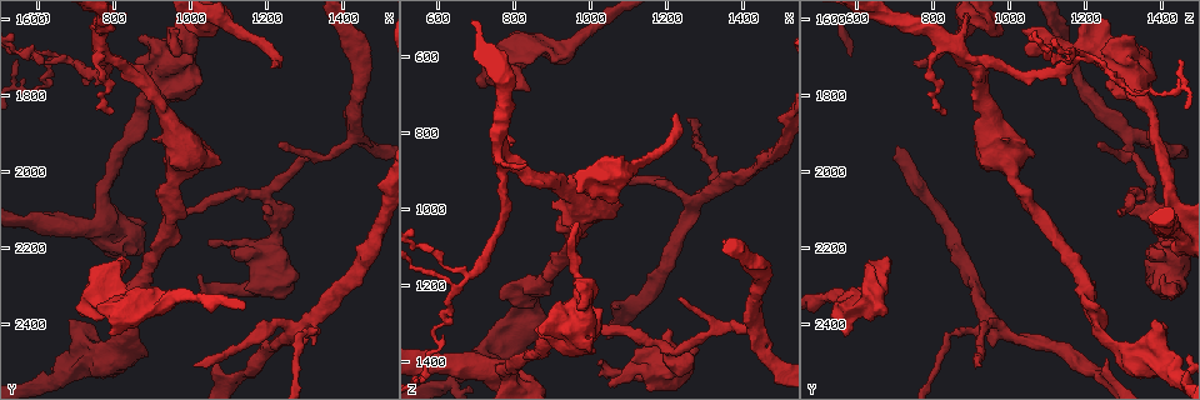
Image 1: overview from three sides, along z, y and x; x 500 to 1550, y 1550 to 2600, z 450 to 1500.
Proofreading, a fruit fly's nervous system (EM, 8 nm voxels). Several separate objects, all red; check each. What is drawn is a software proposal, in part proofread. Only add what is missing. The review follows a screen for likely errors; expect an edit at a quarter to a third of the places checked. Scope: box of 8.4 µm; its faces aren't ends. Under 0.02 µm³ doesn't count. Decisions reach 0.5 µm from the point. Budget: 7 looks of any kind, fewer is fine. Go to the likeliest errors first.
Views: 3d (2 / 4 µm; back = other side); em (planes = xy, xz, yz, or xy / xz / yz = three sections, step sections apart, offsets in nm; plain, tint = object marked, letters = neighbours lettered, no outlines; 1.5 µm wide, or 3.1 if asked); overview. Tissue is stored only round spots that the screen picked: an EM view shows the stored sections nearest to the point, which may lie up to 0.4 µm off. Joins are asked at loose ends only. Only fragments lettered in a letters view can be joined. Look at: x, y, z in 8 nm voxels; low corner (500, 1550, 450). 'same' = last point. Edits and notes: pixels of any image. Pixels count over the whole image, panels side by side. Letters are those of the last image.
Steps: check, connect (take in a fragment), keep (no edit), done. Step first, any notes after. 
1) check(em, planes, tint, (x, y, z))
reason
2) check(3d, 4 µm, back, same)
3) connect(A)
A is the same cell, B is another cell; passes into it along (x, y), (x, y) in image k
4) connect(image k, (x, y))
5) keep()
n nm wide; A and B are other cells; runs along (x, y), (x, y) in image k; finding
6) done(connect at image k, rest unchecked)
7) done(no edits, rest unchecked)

check(em, yz, step 4, letters, (1230, 1720, 750))
an open end

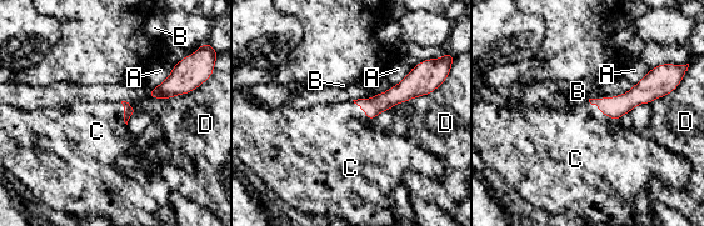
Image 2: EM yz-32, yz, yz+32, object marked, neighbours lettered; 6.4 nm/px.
connect(C)
C is the same cell, A, B and D are other cells; passes into it along (615, 106), (602, 114), (580, 146) in image 2; the neuron continues

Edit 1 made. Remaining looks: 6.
check(3d, 2 µm, (1015, 2510, 925))
tapers out

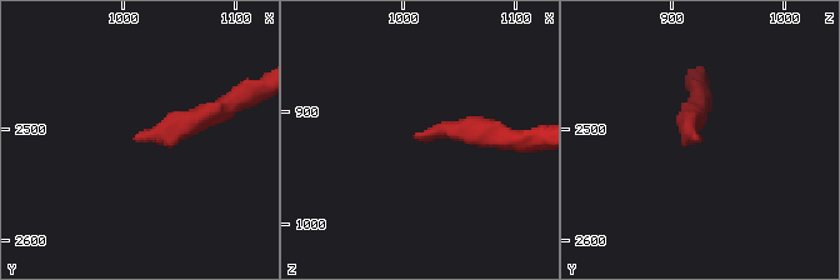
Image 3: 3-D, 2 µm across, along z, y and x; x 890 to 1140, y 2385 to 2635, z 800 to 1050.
check(em, xz, step 8, tint, (1014, 2508, 926))
need the tissue

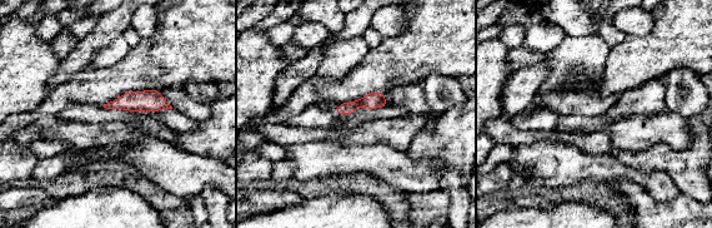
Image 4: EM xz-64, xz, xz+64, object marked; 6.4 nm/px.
check(em, planes, letters, same)

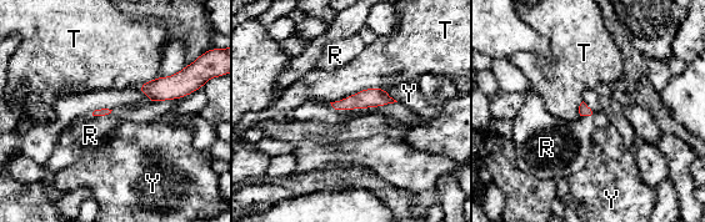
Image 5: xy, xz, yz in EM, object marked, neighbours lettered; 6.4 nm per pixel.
connect(R)
R is the same cell, T and Y are other cells; the neuron continues

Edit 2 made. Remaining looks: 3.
check(3d, 4 µm, (1075, 1975, 990))
an open end

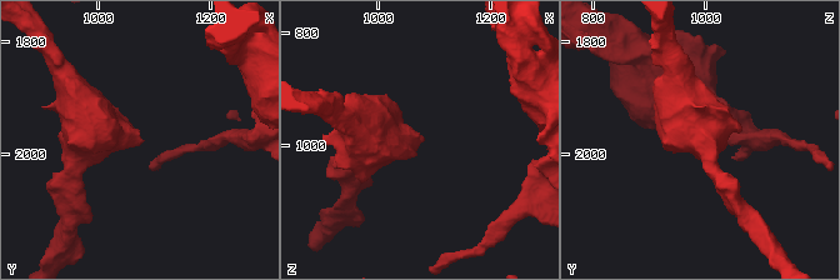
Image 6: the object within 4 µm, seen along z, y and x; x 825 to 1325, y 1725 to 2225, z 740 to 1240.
check(em, yz, step 4, tint, (1075, 1975, 990))
shape alone is not enough

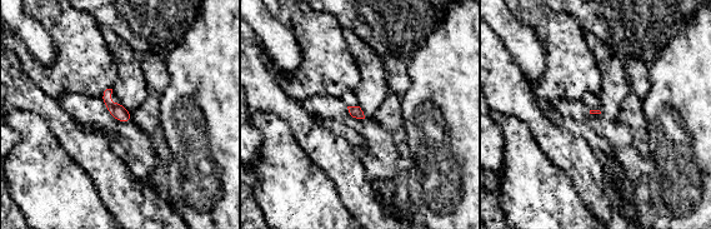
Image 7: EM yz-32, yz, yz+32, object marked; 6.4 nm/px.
check(em, planes, letters, same)

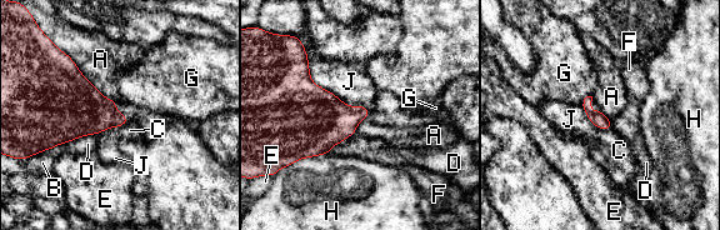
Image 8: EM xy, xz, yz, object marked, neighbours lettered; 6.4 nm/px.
keep()
A, B, C, D, E, F, G, H and J are other cells; border along (64, 51), (105, 96), (116, 101) in image 8; no lettered fragment goes on from it

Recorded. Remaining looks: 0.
done(connect at image 2, connect at image 5, rest unchecked)

